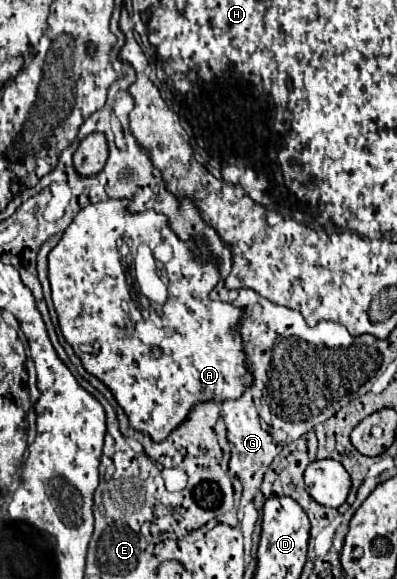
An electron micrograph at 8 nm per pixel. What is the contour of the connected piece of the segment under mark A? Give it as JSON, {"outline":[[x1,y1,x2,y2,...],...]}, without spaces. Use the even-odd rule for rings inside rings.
{"outline":[[107,199,93,205,83,207,65,229,59,243,49,251,47,265,49,265,49,283,53,305,59,317,59,327,65,341,73,347,75,355,81,359,87,373,95,375,103,381,117,403,123,407,125,415,129,417,129,425,135,431,147,433,153,441,163,441,175,427,179,427,191,413,191,409,199,403,207,401,225,401,225,399,239,399,251,385,253,385,253,371,243,351,239,323,243,321,243,311,231,303,213,301,209,293,219,283,217,261,213,257,195,257,195,239,181,241,177,233,171,229,165,215,155,213,153,209,131,213,129,199],[131,237,140,243,147,243,151,249,159,243,171,245,172,259,165,265,165,282,168,286,168,300,162,306,163,316,152,314,150,319,162,329,170,329,169,336,159,344,161,355,149,357,149,347,141,343,135,333,135,325,129,315,125,315,123,301,131,299,126,275,121,267,121,255,115,245,115,239]]}

